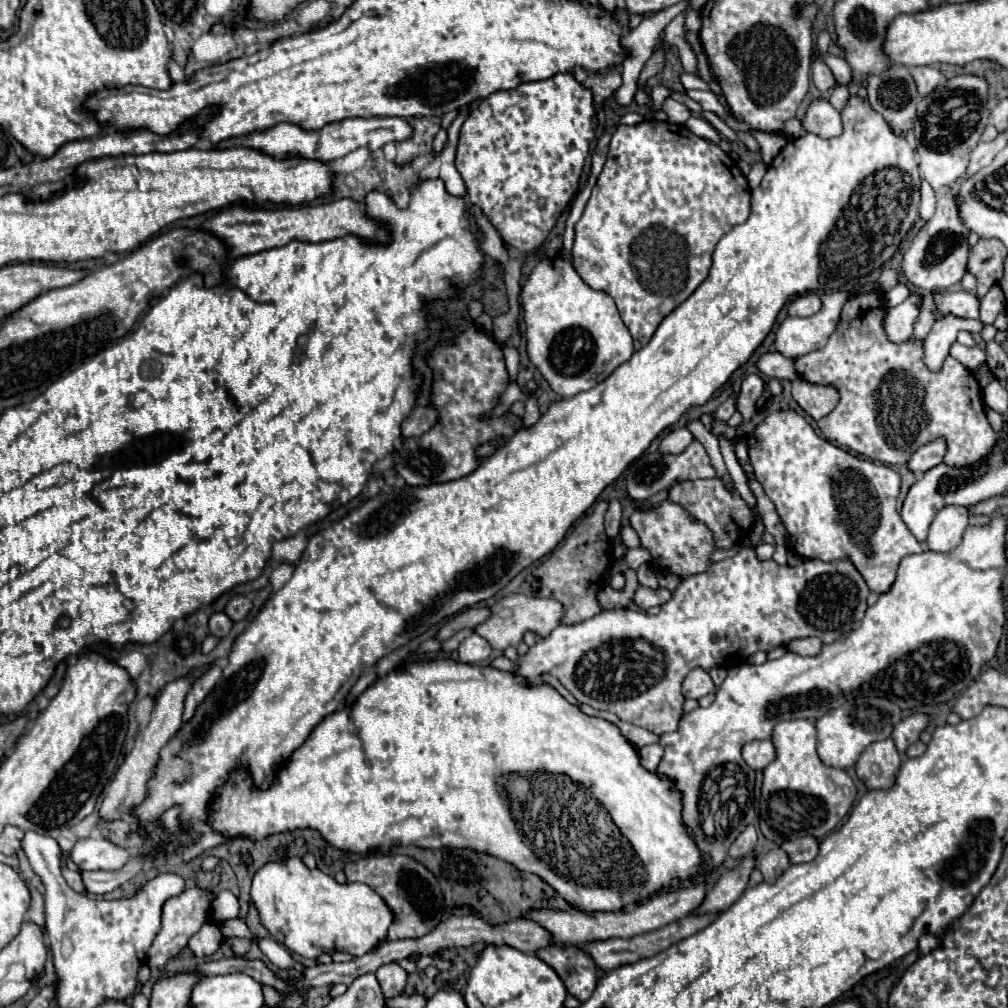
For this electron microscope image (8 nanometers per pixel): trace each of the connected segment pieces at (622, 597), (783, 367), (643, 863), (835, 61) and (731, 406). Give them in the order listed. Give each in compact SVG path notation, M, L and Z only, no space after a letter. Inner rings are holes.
M626 570L624 572L626 576L626 586L622 590L614 590L610 586L602 588L598 592L598 602L604 610L614 610L614 608L626 608L634 602L634 594L638 590L638 578L636 578L636 572L634 570Z
M768 352L758 358L758 370L766 378L780 378L780 380L794 380L798 374L794 372L794 362L784 358L780 352Z
M450 658L436 660L418 660L406 662L386 676L378 678L370 684L354 702L326 716L308 736L308 740L294 750L290 760L278 770L278 778L270 784L270 788L260 790L248 772L236 770L228 782L218 788L208 814L208 824L224 838L250 838L262 840L270 834L290 832L298 828L314 828L322 834L322 838L346 852L366 854L370 850L388 850L394 844L414 844L422 848L476 848L490 856L502 858L514 864L522 872L534 872L542 880L546 880L568 904L582 912L620 912L624 906L634 902L644 902L648 896L662 886L680 886L682 882L694 882L692 878L702 870L704 858L698 856L696 844L686 836L686 828L682 828L680 816L680 796L672 790L670 780L646 772L638 764L636 748L620 734L620 730L602 720L584 714L578 706L570 704L560 696L550 684L532 686L524 676L514 672L504 672L492 666L476 666L462 664Z
M826 56L824 60L826 60L826 64L830 66L830 70L834 72L834 78L836 78L836 82L840 82L840 84L848 84L848 82L852 80L852 72L850 72L850 66L848 66L848 62L846 62L844 58Z
M728 398L726 402L722 402L720 404L720 408L714 412L714 418L718 418L718 420L728 420L732 414L736 412L736 398Z

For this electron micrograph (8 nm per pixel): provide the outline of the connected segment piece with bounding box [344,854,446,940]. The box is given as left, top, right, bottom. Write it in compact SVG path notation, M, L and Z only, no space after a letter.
M398 854L398 856L364 856L356 862L348 862L346 868L348 882L364 882L374 892L378 892L384 902L394 912L394 924L388 930L386 940L400 940L400 938L418 938L430 932L444 916L446 902L444 894L440 890L440 884L432 876L432 872L416 862L410 856Z

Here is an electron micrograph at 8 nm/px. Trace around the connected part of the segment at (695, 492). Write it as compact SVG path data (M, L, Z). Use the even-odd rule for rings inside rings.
M700 478L700 480L686 480L676 484L670 490L670 500L676 504L682 504L692 516L702 520L716 538L718 548L732 548L736 542L746 538L752 528L752 514L746 506L746 502L732 492L724 488L724 484L718 478Z

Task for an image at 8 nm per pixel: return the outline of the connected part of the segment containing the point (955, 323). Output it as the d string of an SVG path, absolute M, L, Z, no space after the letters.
M952 314L942 316L936 320L932 326L930 334L924 340L924 362L930 370L938 370L942 366L942 360L948 356L950 344L956 342L956 334L960 330L978 334L982 328L980 320L970 320L970 318L958 318Z

